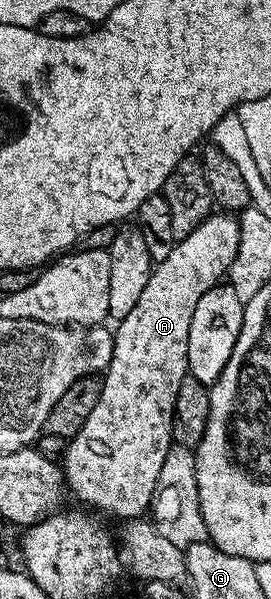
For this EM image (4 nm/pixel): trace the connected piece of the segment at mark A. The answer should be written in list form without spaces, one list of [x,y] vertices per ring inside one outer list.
[[[213,213],[185,239],[174,242],[171,253],[154,266],[146,289],[127,317],[116,324],[113,336],[113,356],[109,370],[104,372],[101,396],[91,409],[83,429],[68,440],[64,458],[63,474],[68,490],[81,503],[90,503],[101,511],[113,511],[120,521],[137,521],[150,510],[153,495],[157,492],[159,469],[167,457],[167,449],[173,443],[173,410],[179,385],[187,378],[189,362],[187,345],[191,317],[195,317],[195,305],[207,289],[218,286],[226,278],[229,266],[237,252],[240,222],[229,213]]]

